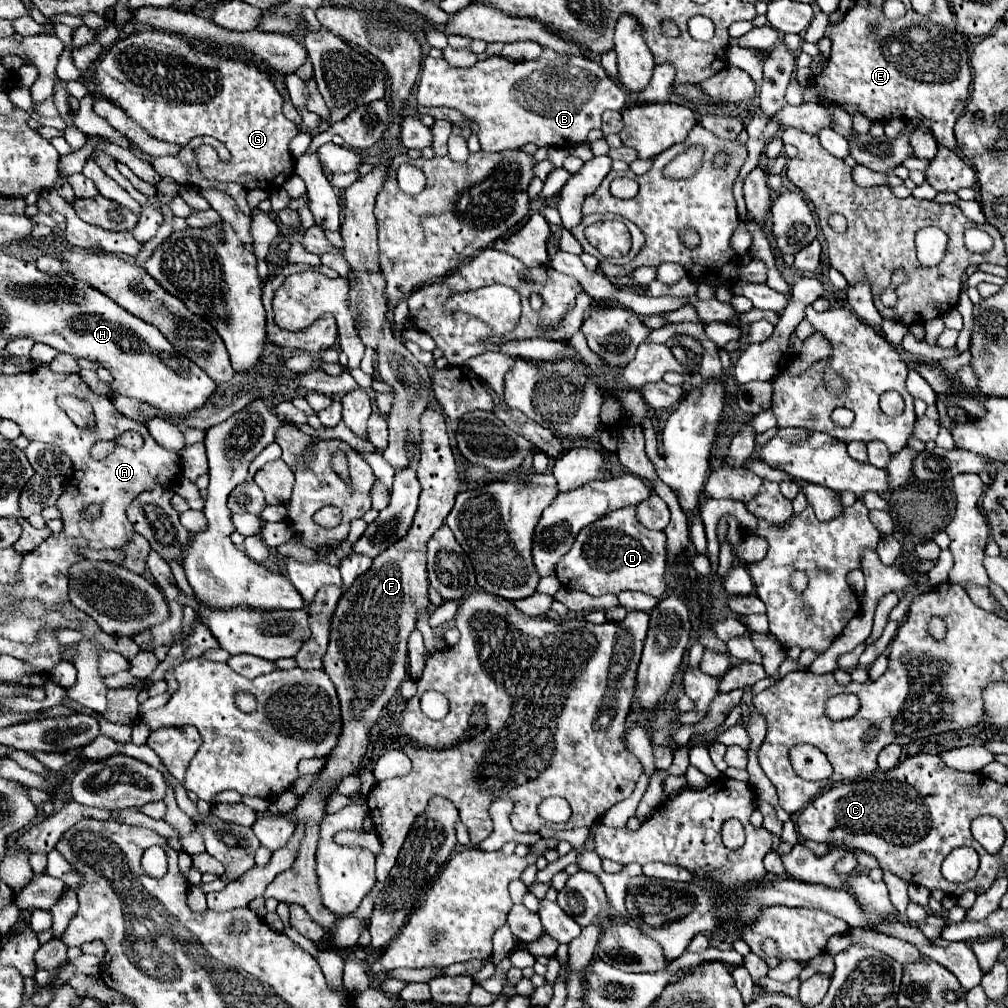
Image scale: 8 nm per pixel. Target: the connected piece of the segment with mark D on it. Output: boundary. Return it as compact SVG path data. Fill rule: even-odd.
M626 506L606 514L594 524L582 528L572 548L560 558L556 576L568 590L580 590L592 596L638 590L654 598L666 592L666 534L648 530L636 518L636 506Z

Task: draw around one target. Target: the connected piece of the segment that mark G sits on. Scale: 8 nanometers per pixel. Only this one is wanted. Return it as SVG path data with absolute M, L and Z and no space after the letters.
M144 30L144 32L136 32L136 34L130 34L128 38L116 42L108 54L104 54L102 60L94 62L94 70L92 70L92 84L96 88L96 92L104 98L108 98L110 102L114 102L116 106L120 106L138 126L142 126L150 136L154 136L156 140L162 140L162 142L176 142L176 140L192 140L196 136L212 136L216 140L220 140L228 152L232 154L230 162L232 162L232 182L238 182L242 184L246 190L252 190L252 188L262 188L266 192L272 192L274 188L280 188L282 182L286 182L286 178L290 178L294 174L294 160L292 160L292 154L288 150L288 144L290 140L300 132L298 126L294 122L290 122L284 114L282 114L282 96L280 92L274 88L274 84L268 80L268 76L256 68L254 64L246 64L242 60L230 60L230 58L222 58L222 56L210 56L210 54L204 54L204 52L194 52L190 48L190 44L178 36L178 34L168 34L168 32L160 32L160 30Z

